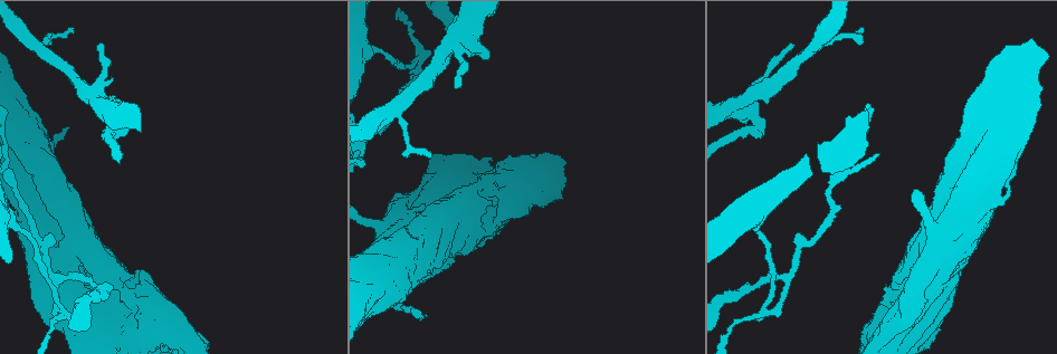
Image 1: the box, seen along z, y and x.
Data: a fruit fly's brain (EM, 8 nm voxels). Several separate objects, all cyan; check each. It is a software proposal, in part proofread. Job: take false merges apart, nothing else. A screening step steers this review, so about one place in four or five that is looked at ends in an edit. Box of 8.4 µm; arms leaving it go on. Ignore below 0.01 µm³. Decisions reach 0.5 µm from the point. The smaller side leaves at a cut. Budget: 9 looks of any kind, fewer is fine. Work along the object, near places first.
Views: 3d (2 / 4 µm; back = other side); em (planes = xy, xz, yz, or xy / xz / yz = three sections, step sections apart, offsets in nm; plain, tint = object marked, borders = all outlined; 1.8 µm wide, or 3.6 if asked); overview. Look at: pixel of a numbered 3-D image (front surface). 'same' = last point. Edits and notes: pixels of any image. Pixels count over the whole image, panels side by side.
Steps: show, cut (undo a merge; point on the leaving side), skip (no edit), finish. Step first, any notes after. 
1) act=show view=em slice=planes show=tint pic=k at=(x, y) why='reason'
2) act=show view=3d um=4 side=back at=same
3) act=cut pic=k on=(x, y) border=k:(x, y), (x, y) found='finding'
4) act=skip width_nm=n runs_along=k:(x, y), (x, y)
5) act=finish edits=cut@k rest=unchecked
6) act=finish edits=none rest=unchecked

act=show view=em um=3.6 slice=planes show=tint pic=1 at=(398, 215) why='closes a loop'

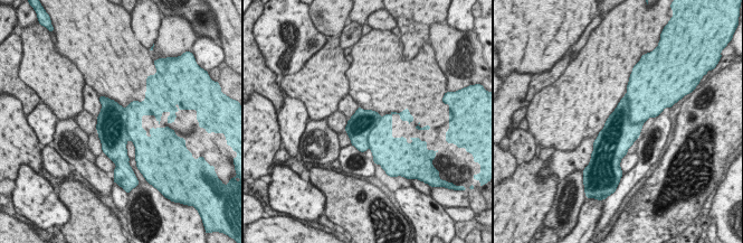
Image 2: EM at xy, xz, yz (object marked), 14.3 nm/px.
act=cut pic=2 on=(618, 130) border=2:(625, 94), (628, 121), (645, 121) found='two neurons meet here'

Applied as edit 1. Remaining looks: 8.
act=show view=overview why='redraw'

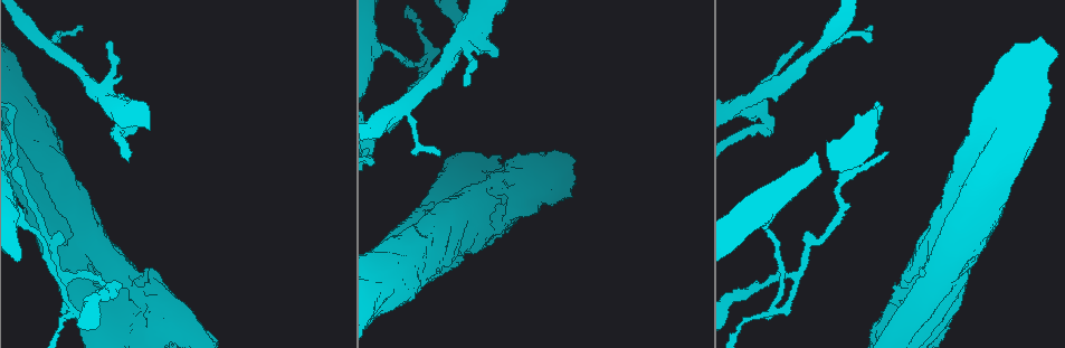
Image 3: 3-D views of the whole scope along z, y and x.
act=show view=em um=3.6 slice=planes show=tint pic=3 at=(55, 175)

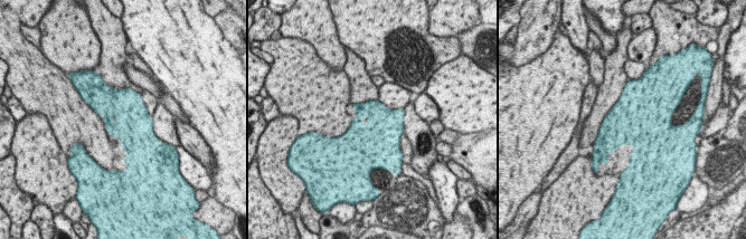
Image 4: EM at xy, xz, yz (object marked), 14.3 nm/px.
act=skip found='continuous, no second neuron'

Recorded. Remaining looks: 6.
act=finish edits=cut@2 rest=unchecked

